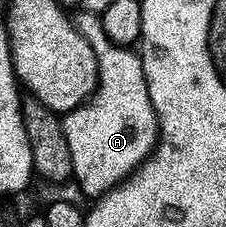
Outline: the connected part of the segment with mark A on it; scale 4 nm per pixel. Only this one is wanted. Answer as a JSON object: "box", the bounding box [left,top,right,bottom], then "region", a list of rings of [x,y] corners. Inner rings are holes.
{"box":[61,25,159,200],"region":[[[82,25],[80,32],[89,41],[97,61],[97,88],[85,103],[61,118],[61,127],[67,136],[67,148],[71,148],[73,178],[85,196],[96,200],[106,194],[113,186],[125,181],[153,152],[159,137],[157,132],[157,113],[147,92],[147,80],[143,72],[141,55],[136,49],[116,46],[99,28],[93,30]]]}

